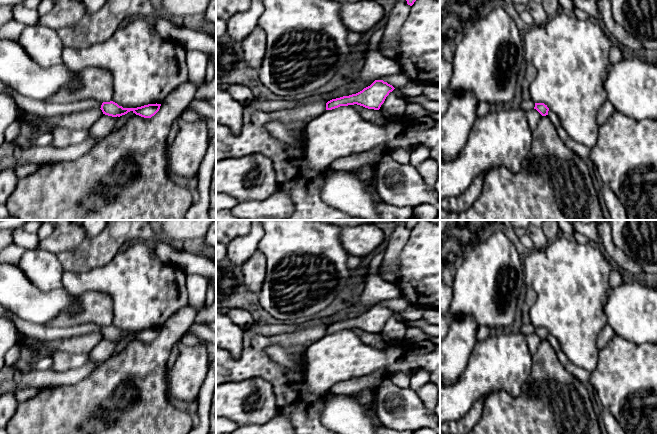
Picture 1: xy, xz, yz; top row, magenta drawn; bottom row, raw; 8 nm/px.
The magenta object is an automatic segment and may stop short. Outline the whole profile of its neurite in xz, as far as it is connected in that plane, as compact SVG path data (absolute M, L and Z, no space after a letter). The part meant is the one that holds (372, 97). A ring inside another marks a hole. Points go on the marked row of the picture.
M375 80L362 91L349 96L332 99L326 103L326 110L332 110L340 106L360 105L368 109L379 110L386 97L395 88L383 80Z

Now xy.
M110 101L103 102L100 109L102 110L103 114L112 117L120 117L132 111L133 113L141 117L151 118L159 111L160 106L161 104L156 103L144 105L137 108L123 108L122 106L119 106L117 103Z

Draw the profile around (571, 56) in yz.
M562 12L541 26L532 26L523 45L525 61L532 63L537 71L530 85L530 98L535 103L544 103L577 143L591 149L598 139L597 115L607 99L604 81L612 42L590 19L579 20Z

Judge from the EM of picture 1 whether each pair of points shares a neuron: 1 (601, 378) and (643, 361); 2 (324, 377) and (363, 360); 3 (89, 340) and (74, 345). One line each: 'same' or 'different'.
1: same
2: same
3: same

